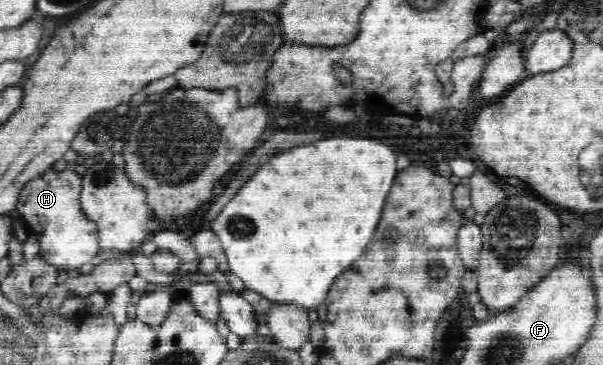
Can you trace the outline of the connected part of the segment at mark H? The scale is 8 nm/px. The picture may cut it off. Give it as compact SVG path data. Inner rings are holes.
M50 169L31 180L19 196L17 214L27 227L28 235L37 237L38 256L61 269L78 269L98 260L101 252L98 242L98 226L85 217L80 206L82 177L71 169L56 172Z

